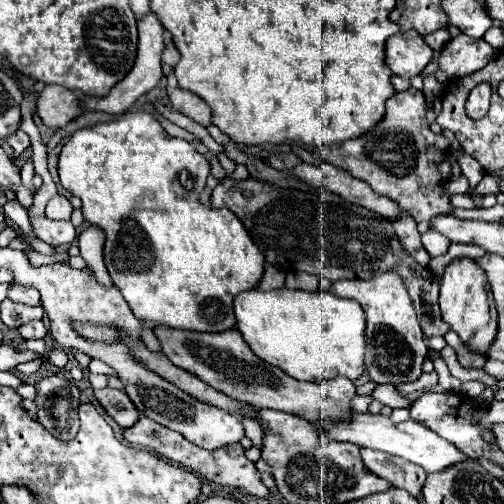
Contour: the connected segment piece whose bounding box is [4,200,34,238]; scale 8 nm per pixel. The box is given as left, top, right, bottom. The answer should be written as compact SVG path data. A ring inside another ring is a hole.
M16 200L12 202L6 202L4 204L4 214L14 222L14 226L18 226L22 232L30 234L34 238L34 232L32 232L32 226L30 226L30 218L28 218L28 210L26 208L20 208Z

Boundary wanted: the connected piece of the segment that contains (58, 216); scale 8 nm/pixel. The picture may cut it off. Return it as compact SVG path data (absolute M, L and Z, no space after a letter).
M56 194L48 204L46 204L46 216L52 220L70 220L72 214L72 204L66 196Z

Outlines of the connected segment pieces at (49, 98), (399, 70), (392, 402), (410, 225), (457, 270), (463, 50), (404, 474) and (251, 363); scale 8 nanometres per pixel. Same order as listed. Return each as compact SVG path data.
M52 84L44 86L44 90L40 92L36 102L36 112L42 118L42 122L50 128L62 128L78 114L82 114L76 94L68 88Z
M414 30L398 32L386 42L386 64L396 76L414 78L432 60L432 48Z
M380 384L380 386L376 386L376 390L372 392L372 396L374 396L376 400L380 400L382 404L390 406L390 408L410 408L410 404L412 404L410 398L400 396L398 390L396 390L394 386L390 386L390 384Z
M402 214L402 216L398 216L398 220L394 220L392 224L394 224L396 236L400 238L402 246L410 252L410 256L412 256L418 264L428 266L432 256L424 250L424 246L422 246L422 242L420 242L420 232L418 232L418 228L416 228L414 218L412 218L410 214Z
M454 258L446 266L440 280L440 310L442 320L450 324L450 328L462 338L468 348L484 356L488 354L488 348L498 330L498 316L486 272L472 258Z
M458 34L442 48L440 70L444 70L448 78L462 78L482 70L494 58L494 54L496 50L484 42L484 38L474 40L472 36Z
M360 448L360 454L366 468L372 470L376 476L386 478L396 488L408 490L412 496L420 496L420 490L426 478L426 472L422 472L422 468L418 468L416 464L410 464L408 460L402 460L378 450L370 450L370 448Z
M154 326L154 334L160 340L162 352L178 368L196 374L200 380L204 380L212 388L236 400L252 404L258 410L274 408L274 410L282 410L288 414L304 416L308 420L318 420L318 418L332 418L334 422L350 420L350 400L354 398L356 388L348 378L338 376L334 380L324 380L320 384L300 382L284 374L280 368L262 362L250 350L250 346L244 342L242 334L236 328L218 332L218 334L210 334L210 332Z

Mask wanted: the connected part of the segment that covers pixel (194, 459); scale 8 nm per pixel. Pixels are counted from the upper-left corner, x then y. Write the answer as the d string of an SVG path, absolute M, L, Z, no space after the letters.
M140 416L134 426L124 430L124 440L130 442L132 446L148 448L148 450L152 450L152 452L156 452L156 454L160 454L160 456L164 456L164 458L168 458L168 460L172 460L180 466L190 468L202 480L242 488L248 494L254 494L254 496L260 496L260 498L268 496L268 488L262 484L262 478L260 478L260 472L256 470L256 464L250 462L244 456L244 448L240 444L230 444L230 446L224 446L224 448L218 448L218 450L204 450L204 448L194 446L192 442L188 442L182 434L172 432L170 428L164 428L158 422L146 418L146 416Z

